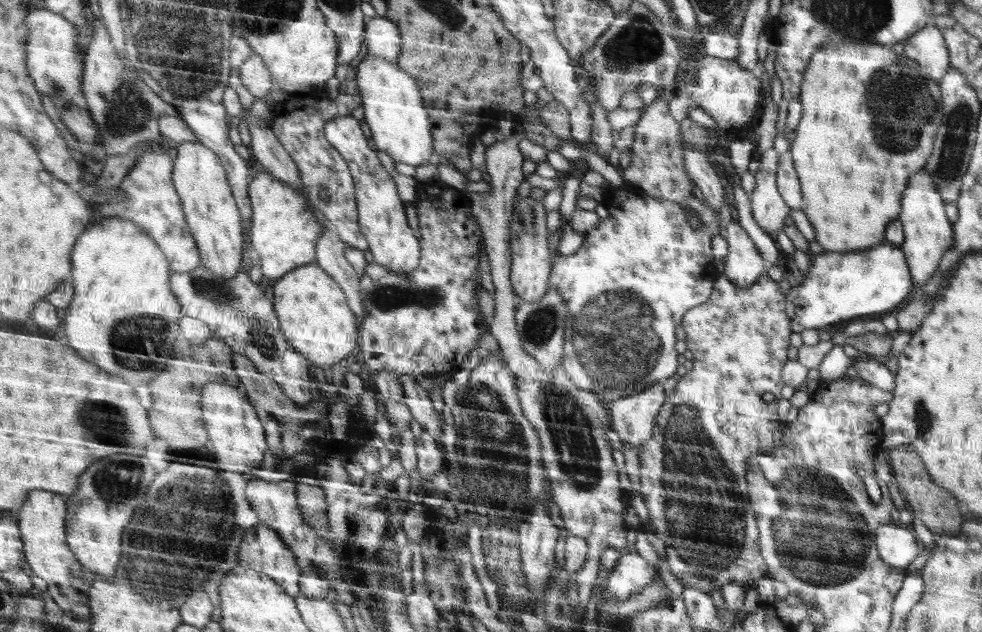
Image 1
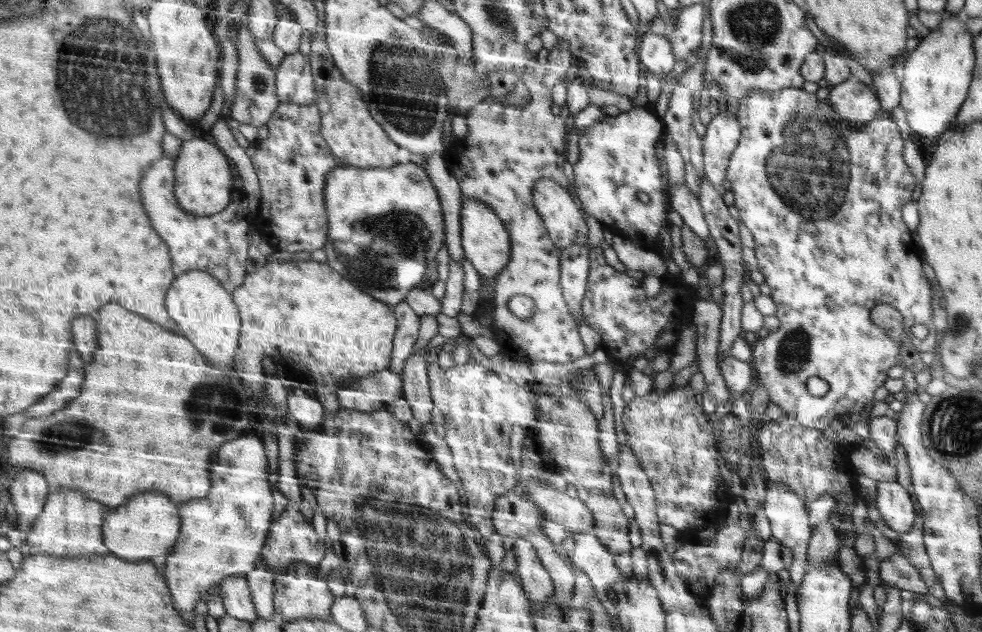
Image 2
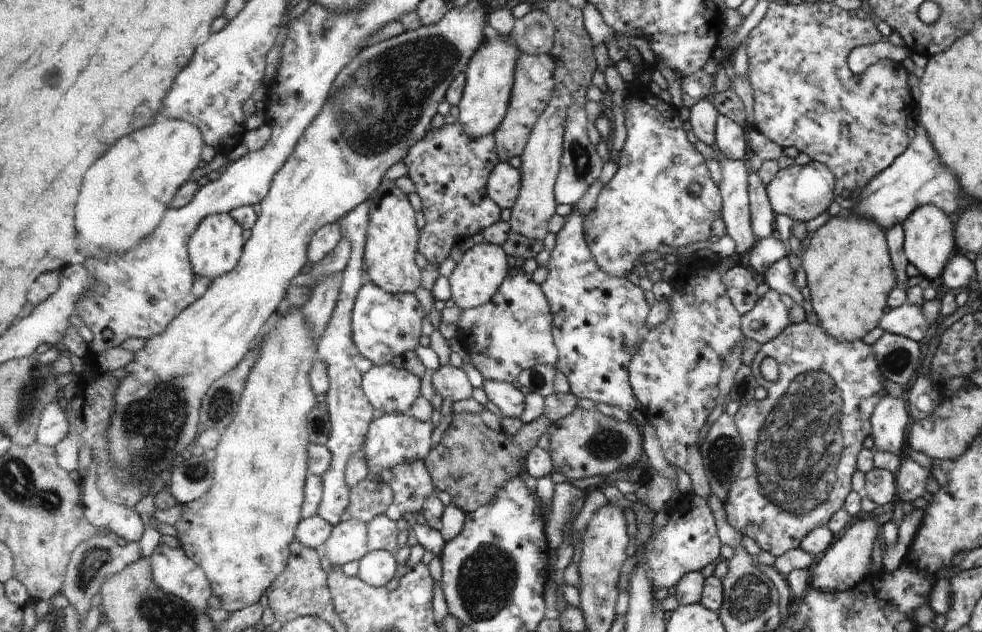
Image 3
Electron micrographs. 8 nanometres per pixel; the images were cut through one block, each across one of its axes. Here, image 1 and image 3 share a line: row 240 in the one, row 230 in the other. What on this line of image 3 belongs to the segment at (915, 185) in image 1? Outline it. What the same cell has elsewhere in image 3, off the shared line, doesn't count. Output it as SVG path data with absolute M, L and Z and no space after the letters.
M921 206L911 212L911 216L901 224L901 228L903 228L903 252L907 256L907 262L919 270L919 276L933 280L939 274L943 274L947 258L953 250L951 222L947 220L945 212L941 212L937 206Z

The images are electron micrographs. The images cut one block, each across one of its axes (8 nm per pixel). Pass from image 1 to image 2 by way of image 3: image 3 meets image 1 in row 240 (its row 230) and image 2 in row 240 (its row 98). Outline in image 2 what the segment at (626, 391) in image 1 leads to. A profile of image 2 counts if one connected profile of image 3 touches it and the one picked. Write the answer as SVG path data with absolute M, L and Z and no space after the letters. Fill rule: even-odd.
M635 108L617 116L603 116L599 124L585 128L577 136L579 158L573 166L575 186L569 188L575 198L579 198L581 210L599 220L603 230L627 238L641 248L645 248L645 244L659 246L657 236L669 222L661 194L659 162L655 158L655 144L663 128L651 112ZM637 192L647 196L647 204L635 198Z

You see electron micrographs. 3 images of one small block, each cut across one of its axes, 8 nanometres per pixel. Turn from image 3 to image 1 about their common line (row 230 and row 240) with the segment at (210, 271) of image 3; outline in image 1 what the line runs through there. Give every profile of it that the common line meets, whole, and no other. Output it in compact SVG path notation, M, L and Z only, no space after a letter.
M183 142L177 148L173 180L183 200L189 228L201 250L201 266L213 270L219 278L237 278L243 260L243 216L221 158L201 142Z

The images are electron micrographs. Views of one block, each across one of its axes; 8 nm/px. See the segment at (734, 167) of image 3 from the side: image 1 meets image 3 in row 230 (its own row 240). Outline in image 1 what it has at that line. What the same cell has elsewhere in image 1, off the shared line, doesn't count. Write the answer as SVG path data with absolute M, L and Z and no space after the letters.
M735 220L725 226L727 258L723 260L723 276L729 278L737 288L753 286L763 272L763 256L759 248Z

